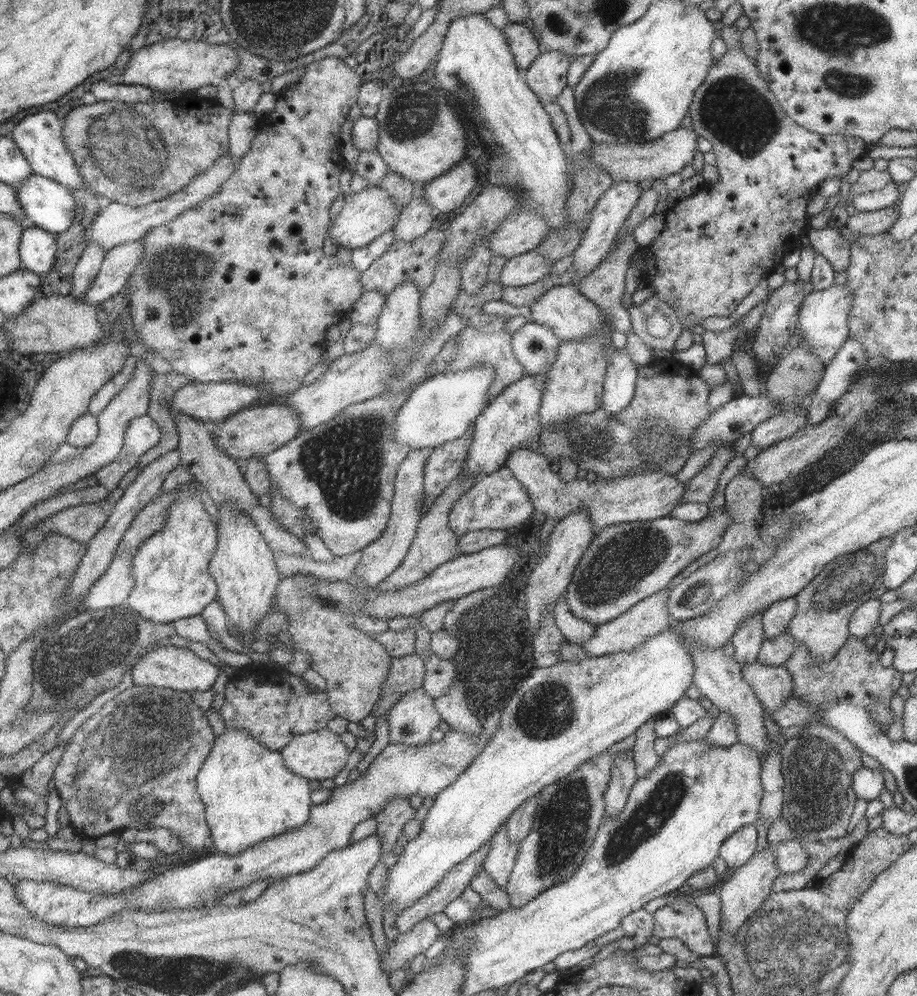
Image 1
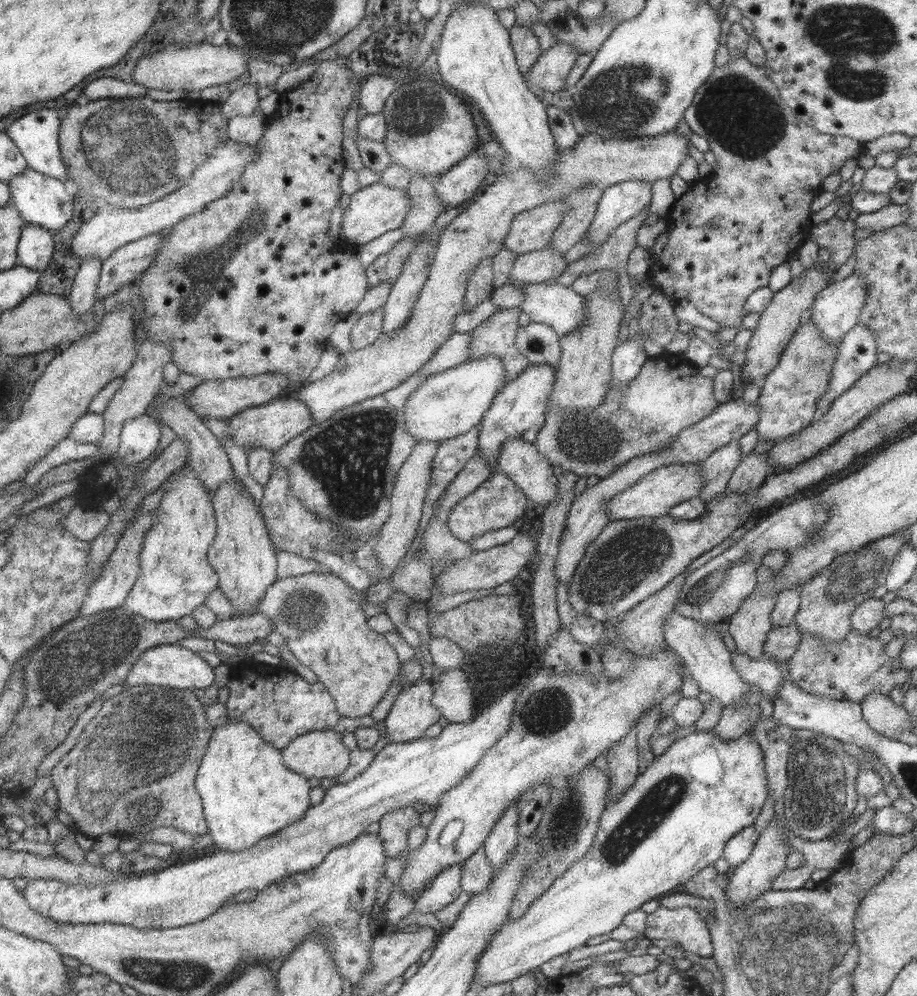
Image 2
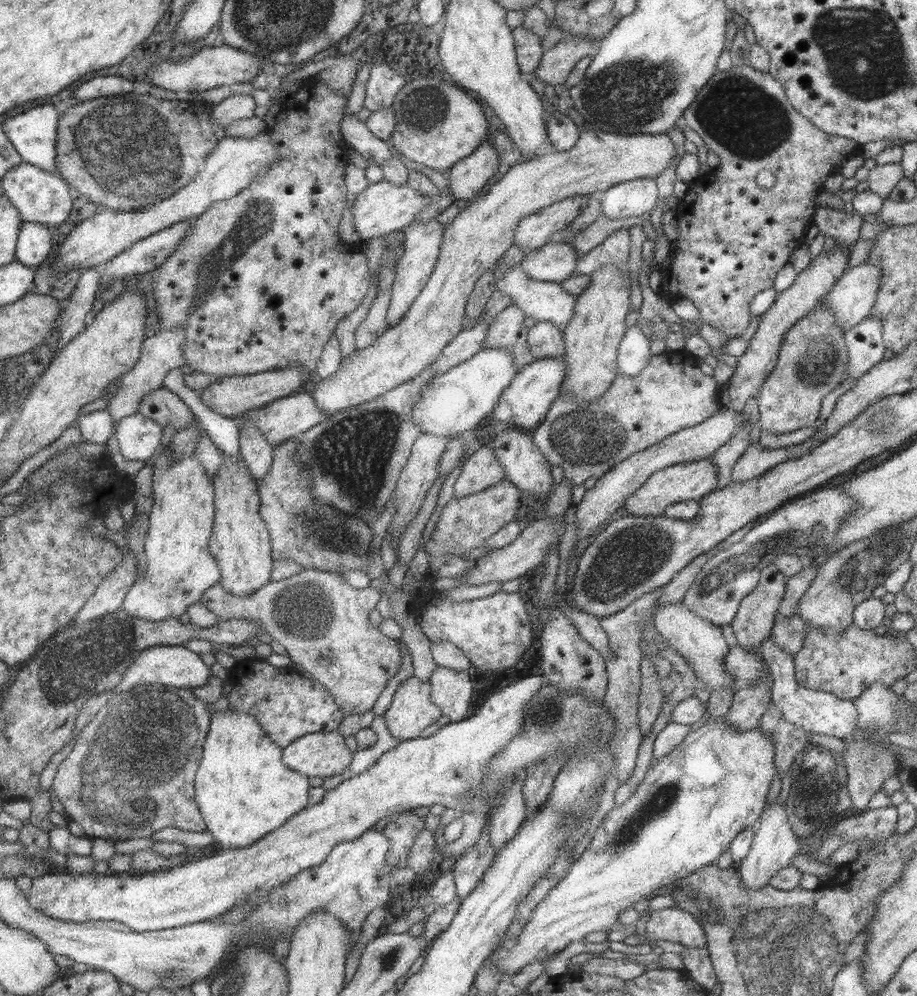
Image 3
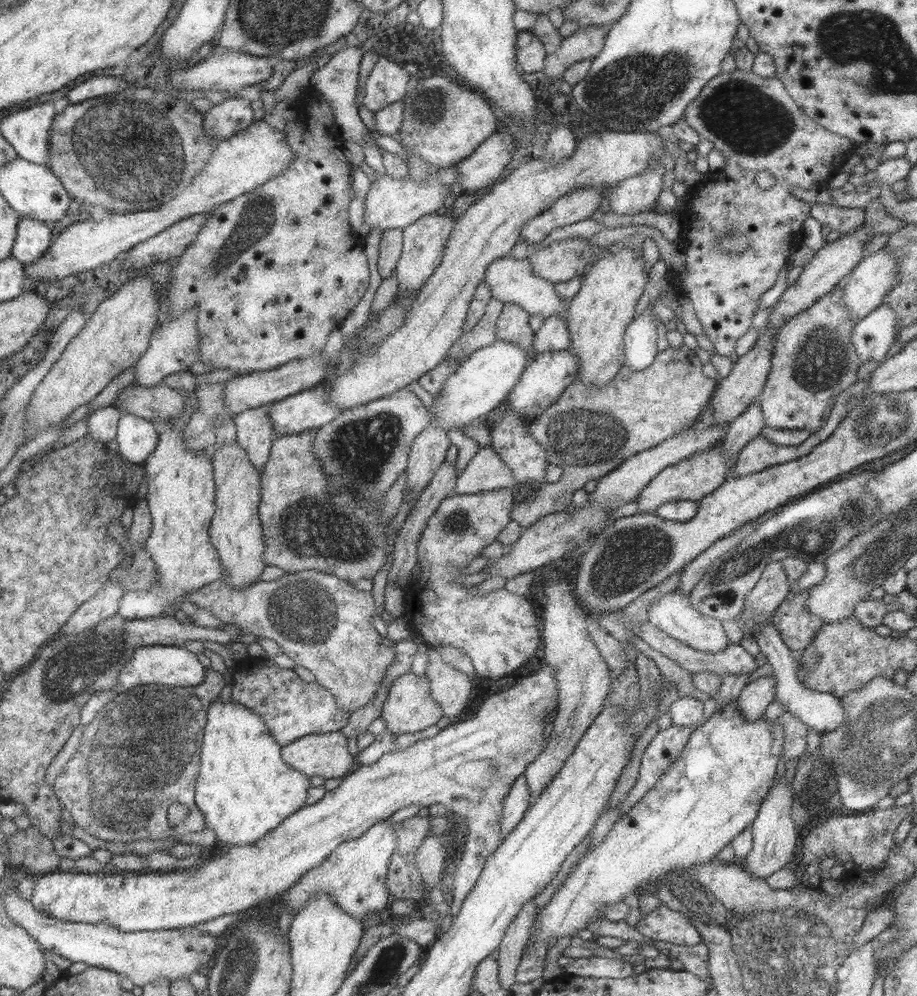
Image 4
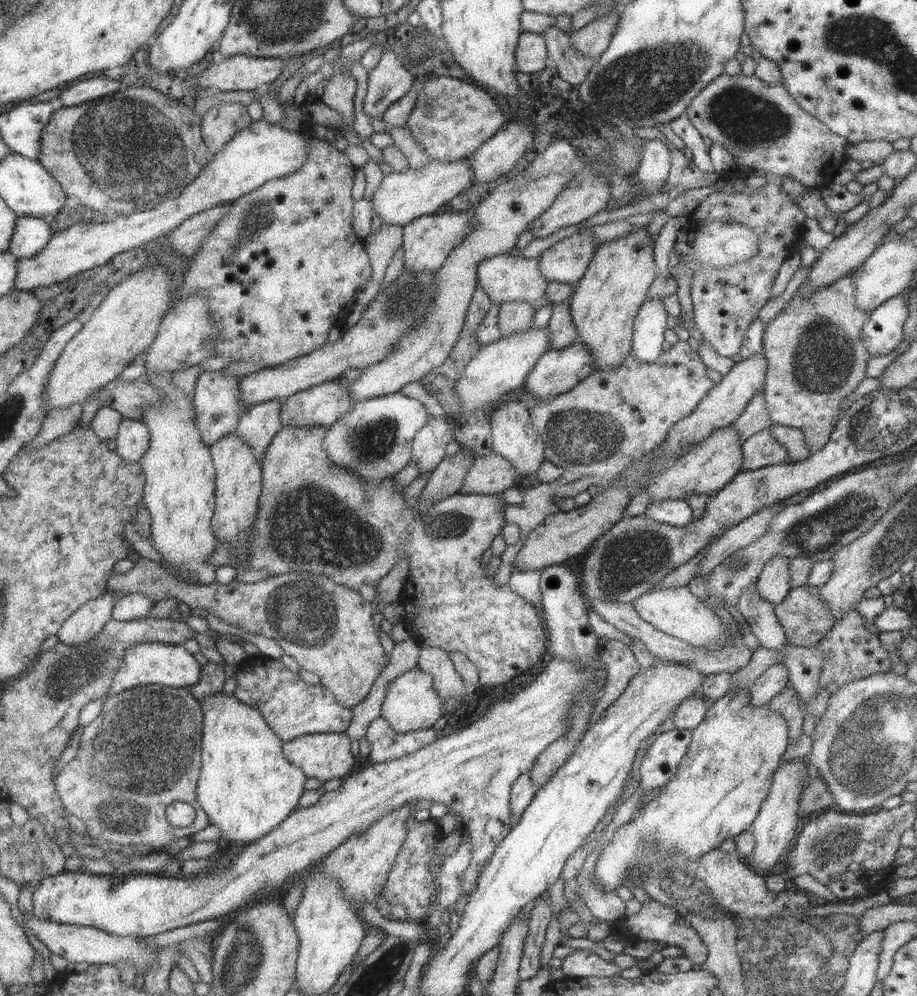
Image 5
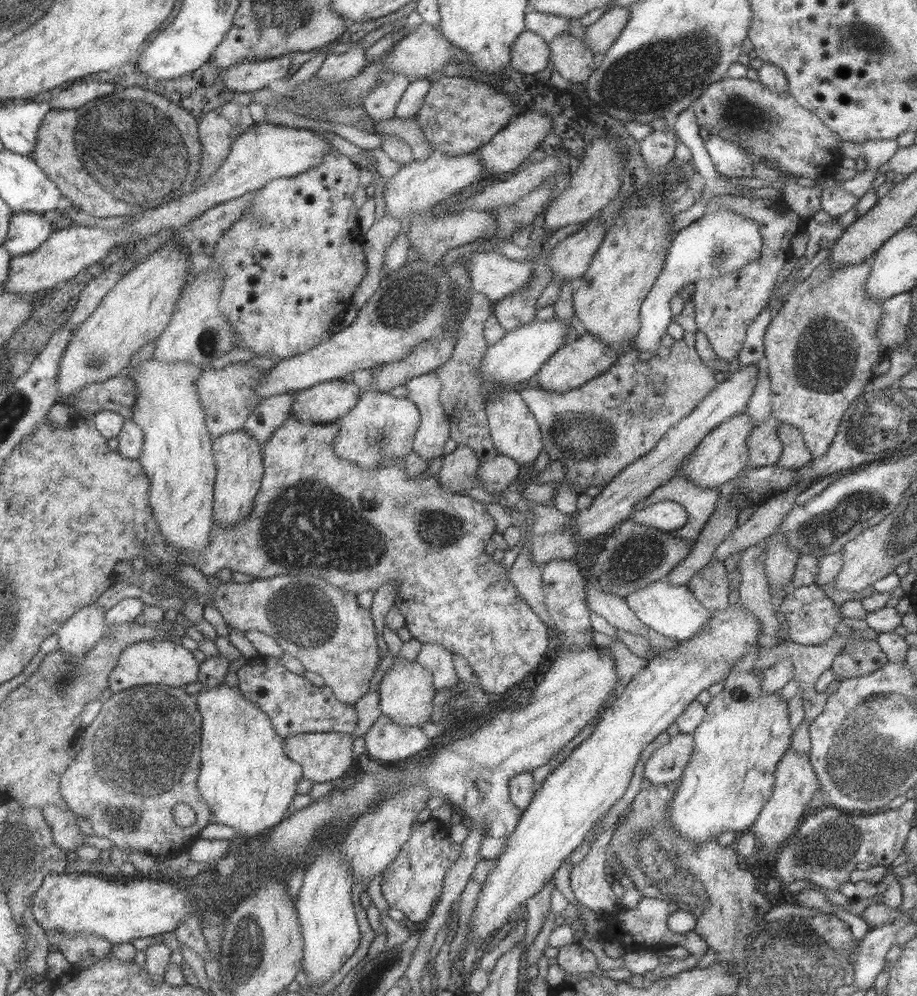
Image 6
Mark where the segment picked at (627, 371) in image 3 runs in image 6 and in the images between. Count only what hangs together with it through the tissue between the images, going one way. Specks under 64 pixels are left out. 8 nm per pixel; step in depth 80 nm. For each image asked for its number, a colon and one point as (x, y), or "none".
4: (640, 339)
5: (649, 326)
6: (719, 243)

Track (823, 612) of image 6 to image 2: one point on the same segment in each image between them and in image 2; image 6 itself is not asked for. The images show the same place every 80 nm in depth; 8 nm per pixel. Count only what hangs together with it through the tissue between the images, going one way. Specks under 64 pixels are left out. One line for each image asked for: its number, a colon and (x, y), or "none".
2: (781, 642)
3: (788, 633)
4: (796, 626)
5: (805, 619)

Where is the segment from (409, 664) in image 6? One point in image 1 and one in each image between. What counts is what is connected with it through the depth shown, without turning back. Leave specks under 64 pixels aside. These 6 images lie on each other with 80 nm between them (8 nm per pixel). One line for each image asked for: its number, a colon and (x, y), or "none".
1: (410, 720)
2: (411, 713)
3: (410, 711)
4: (408, 707)
5: (410, 702)

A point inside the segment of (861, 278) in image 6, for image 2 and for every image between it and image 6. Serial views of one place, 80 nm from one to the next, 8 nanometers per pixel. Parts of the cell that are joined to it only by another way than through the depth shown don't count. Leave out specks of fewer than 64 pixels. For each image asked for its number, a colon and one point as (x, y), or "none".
2: (787, 401)
3: (811, 361)
4: (813, 360)
5: (815, 359)

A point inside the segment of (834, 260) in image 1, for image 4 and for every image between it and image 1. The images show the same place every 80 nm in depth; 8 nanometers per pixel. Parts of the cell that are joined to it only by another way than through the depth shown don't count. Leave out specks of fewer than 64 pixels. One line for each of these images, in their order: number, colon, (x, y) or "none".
2: (835, 234)
3: (844, 227)
4: (845, 219)

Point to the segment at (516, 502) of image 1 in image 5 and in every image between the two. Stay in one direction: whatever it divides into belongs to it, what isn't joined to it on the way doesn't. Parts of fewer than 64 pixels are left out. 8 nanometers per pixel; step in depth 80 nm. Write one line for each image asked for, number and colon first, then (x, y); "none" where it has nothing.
2: (496, 503)
3: (464, 523)
4: (497, 630)
5: (352, 532)

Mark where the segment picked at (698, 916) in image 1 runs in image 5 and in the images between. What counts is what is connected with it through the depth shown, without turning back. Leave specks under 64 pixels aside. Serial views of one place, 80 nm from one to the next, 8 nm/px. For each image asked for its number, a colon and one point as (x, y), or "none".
2: (685, 926)
3: (671, 924)
4: (662, 923)
5: (655, 921)

